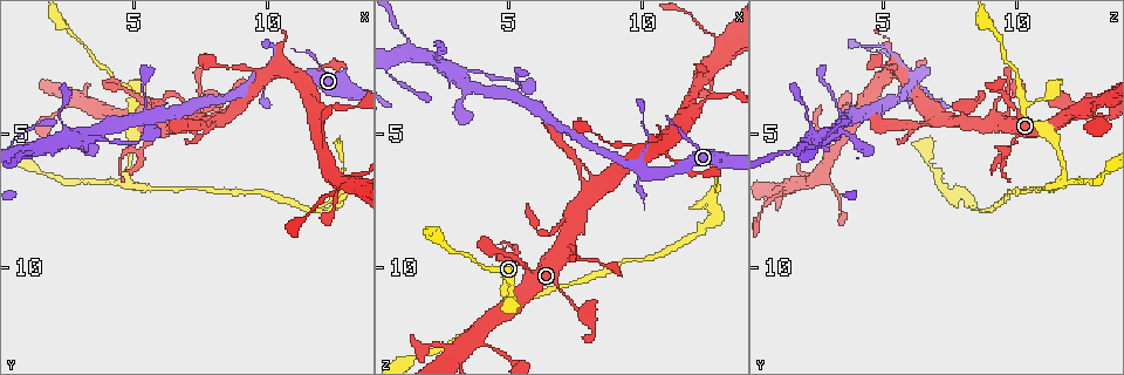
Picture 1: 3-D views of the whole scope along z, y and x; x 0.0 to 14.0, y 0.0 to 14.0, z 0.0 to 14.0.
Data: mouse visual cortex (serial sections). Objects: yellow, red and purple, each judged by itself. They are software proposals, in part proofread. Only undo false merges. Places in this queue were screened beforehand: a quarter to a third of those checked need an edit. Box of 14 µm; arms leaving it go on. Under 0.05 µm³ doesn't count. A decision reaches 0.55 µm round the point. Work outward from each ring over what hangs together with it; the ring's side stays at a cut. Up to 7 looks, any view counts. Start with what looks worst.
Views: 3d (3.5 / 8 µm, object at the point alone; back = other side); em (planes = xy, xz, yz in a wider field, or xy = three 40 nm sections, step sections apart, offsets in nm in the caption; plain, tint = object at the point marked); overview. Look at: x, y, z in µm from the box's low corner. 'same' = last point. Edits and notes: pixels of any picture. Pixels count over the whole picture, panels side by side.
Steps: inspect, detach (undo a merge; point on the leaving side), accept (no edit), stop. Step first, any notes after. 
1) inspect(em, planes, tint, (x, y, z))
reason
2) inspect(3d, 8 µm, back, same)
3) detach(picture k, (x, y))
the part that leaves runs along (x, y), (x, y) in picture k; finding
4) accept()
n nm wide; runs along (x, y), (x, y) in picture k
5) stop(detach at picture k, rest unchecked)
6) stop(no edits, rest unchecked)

inspect(em, xy, step 1, tint, (9.8, 2.7, 6.2))
three-way junction

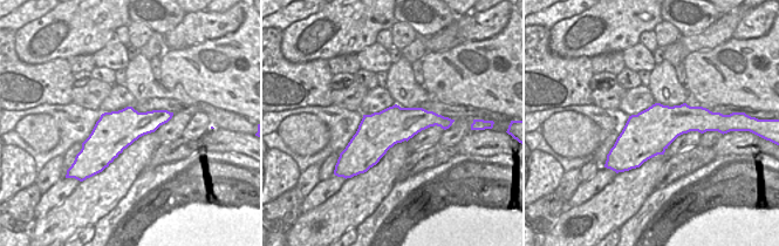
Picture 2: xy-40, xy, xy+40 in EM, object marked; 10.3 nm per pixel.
inspect(3d, 3.5 µm, back, same)

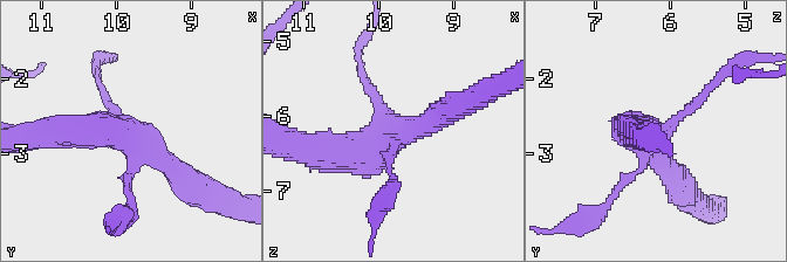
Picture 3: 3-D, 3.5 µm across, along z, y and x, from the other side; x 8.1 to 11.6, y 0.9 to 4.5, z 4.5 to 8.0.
accept()
400 nm wide; runs along (54, 131), (129, 131), (191, 181) in picture 3; continuous, no second cell

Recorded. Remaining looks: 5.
inspect(3d, 3.5 µm, (4.7, 6.7, 11.8))
three arms meet

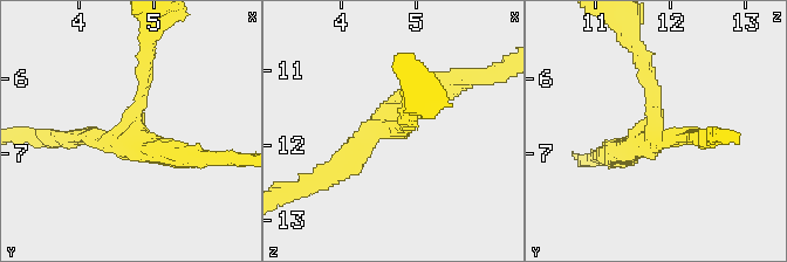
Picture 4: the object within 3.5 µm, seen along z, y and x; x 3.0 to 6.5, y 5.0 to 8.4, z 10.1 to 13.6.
inspect(em, xy, step 1, tint, (4.75, 6.70, 11.75))
3 arms; arms of 200, 200, 400 nm

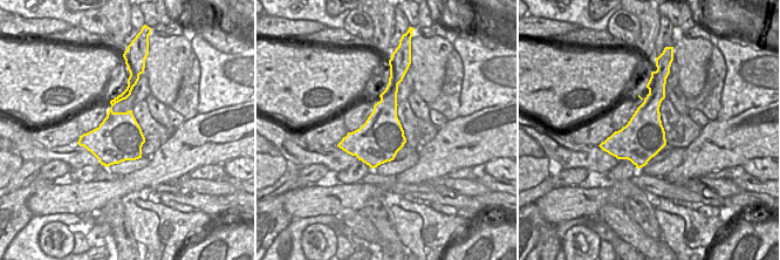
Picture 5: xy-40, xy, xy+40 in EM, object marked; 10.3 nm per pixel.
accept()
runs along (148, 59), (132, 130), (186, 156) in picture 4; all the same cell

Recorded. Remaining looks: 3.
inspect(3d, 3.5 µm, (2.6, 5.3, 2.4))

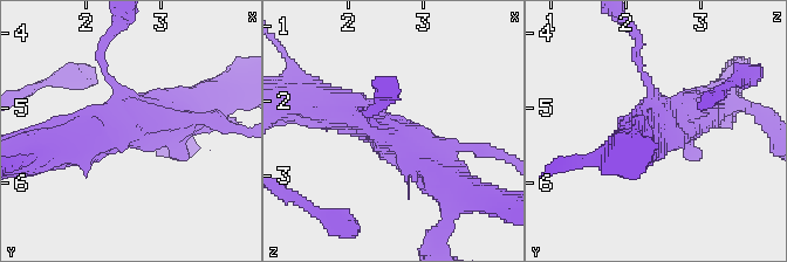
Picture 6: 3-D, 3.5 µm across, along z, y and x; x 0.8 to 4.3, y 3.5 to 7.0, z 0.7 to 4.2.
inspect(em, planes, tint, (2.55, 5.25, 2.45))
3 arms; arms of 100, 500, 500 nm

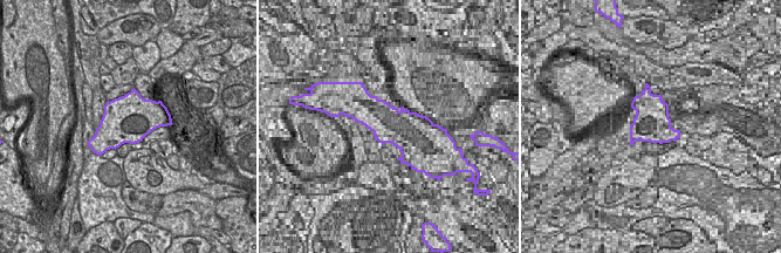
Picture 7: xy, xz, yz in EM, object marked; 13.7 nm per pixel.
accept()
runs along (449, 183), (402, 138), (326, 105) in picture 6; continuous, no second cell

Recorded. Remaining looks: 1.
stop(no edits, rest unchecked)

